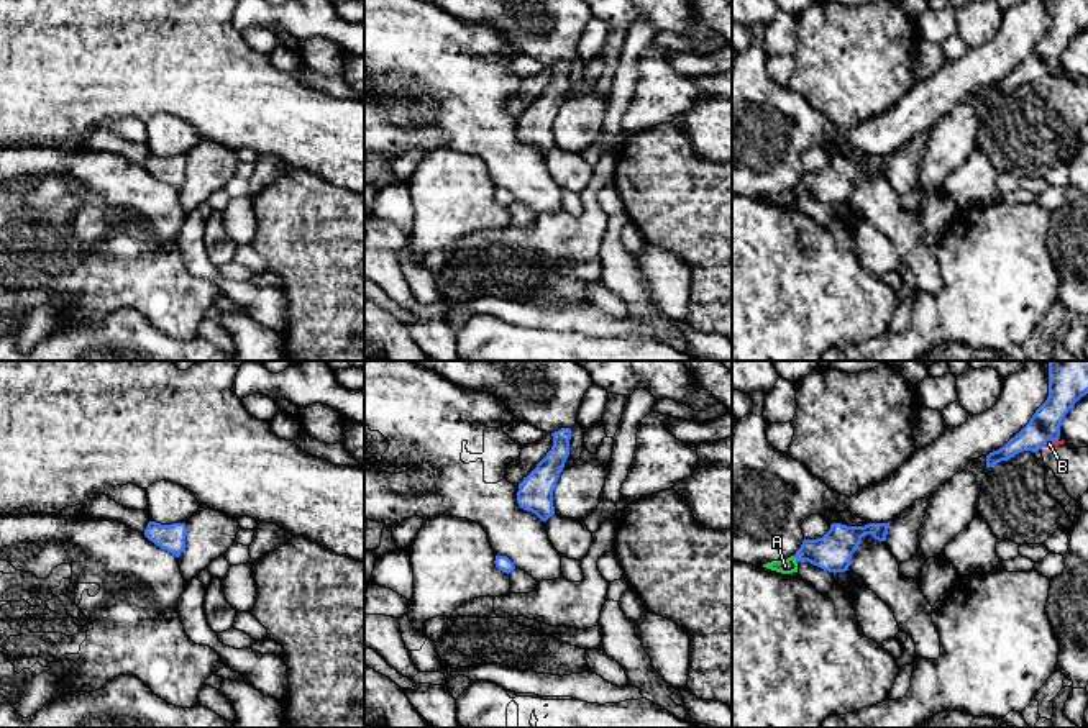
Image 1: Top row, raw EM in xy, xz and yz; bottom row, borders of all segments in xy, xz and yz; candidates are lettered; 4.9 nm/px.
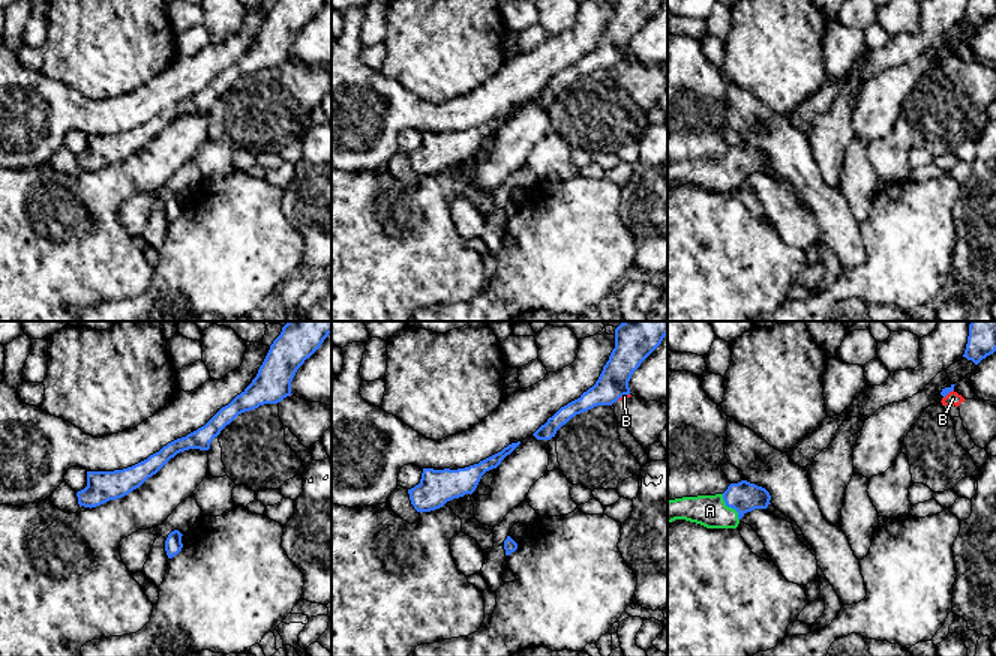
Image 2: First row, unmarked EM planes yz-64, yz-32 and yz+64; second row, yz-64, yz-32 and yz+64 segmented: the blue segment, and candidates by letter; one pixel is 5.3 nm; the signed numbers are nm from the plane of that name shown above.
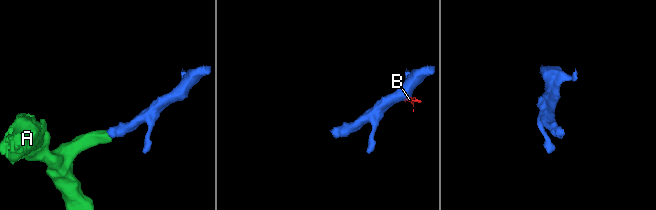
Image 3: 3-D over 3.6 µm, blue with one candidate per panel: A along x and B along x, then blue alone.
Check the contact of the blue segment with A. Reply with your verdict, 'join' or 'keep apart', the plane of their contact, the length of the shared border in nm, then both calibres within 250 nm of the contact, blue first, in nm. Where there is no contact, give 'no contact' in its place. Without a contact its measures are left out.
join | yz | 40 nm | 180/80 nm

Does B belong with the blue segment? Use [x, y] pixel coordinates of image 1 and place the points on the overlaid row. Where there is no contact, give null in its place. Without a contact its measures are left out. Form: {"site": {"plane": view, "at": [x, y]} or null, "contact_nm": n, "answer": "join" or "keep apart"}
{"site": {"plane": "yz", "at": [1049, 440]}, "contact_nm": 90, "answer": "keep apart"}

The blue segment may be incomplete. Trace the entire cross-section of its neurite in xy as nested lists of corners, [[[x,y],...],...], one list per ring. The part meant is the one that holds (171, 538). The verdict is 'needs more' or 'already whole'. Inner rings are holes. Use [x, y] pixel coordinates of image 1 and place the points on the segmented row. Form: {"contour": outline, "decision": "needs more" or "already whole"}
{"contour": [[[149,521],[144,536],[161,549],[179,557],[185,548],[187,526],[185,523],[161,525]]], "decision": "already whole"}

